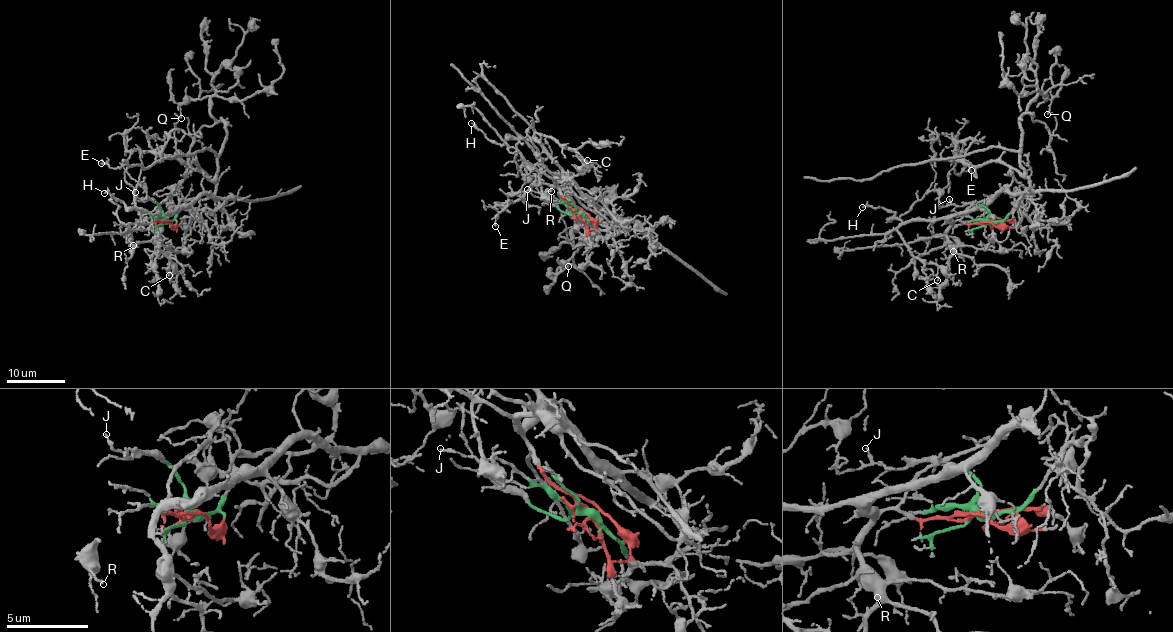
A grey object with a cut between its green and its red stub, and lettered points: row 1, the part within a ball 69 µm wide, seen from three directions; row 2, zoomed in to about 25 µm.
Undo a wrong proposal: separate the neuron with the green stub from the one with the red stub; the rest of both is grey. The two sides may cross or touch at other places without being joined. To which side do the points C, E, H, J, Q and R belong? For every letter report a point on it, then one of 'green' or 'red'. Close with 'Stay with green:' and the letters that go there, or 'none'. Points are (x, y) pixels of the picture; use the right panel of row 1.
C: at (937, 280); red
E: at (971, 170); green
H: at (862, 207); red
J: at (949, 199); green
Q: at (1047, 114); green
R: at (953, 251); red
Stay with green: E, J, Q

